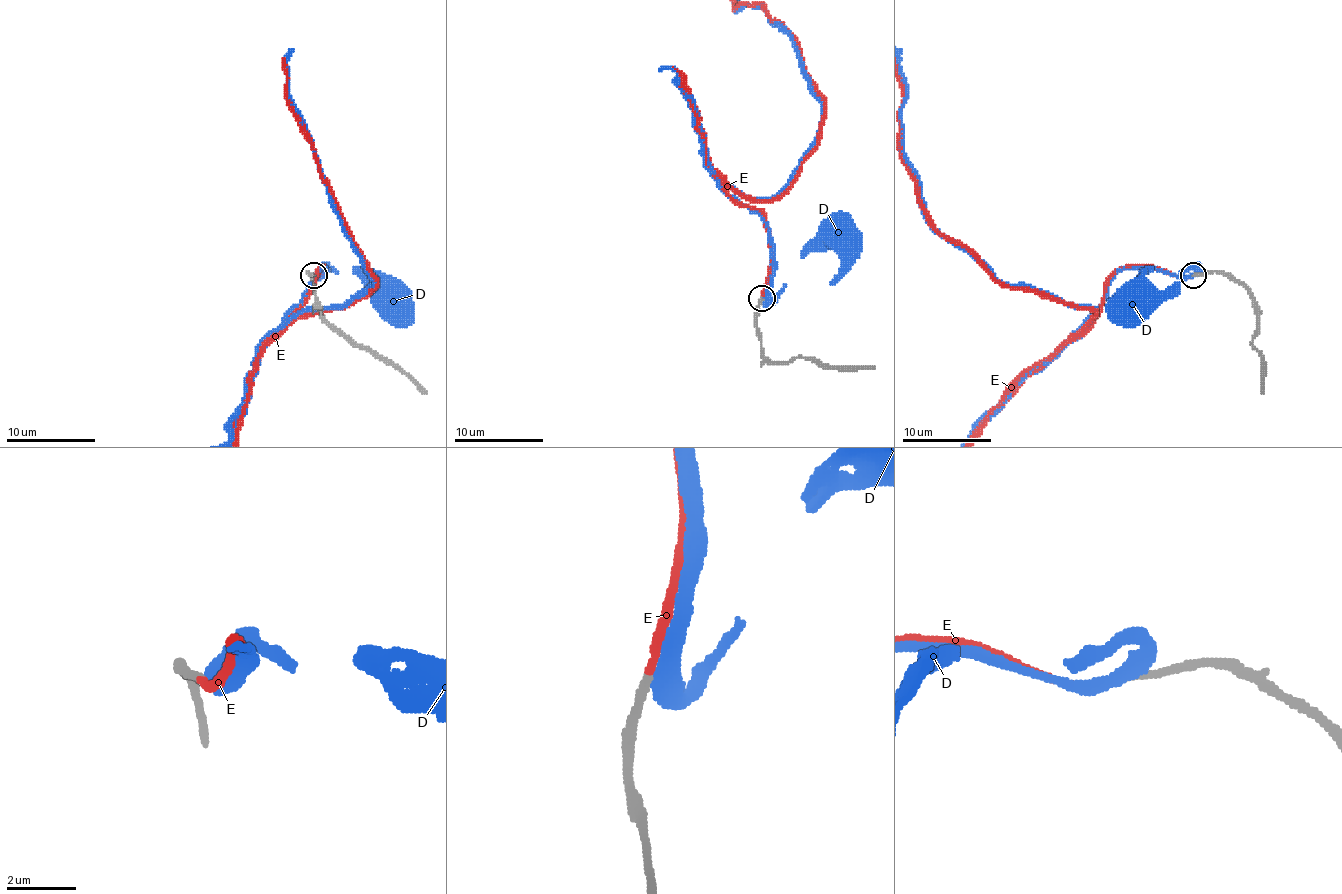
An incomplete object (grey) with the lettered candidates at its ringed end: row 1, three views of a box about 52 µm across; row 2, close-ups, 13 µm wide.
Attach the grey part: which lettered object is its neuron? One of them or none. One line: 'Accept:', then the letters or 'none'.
Accept: E

